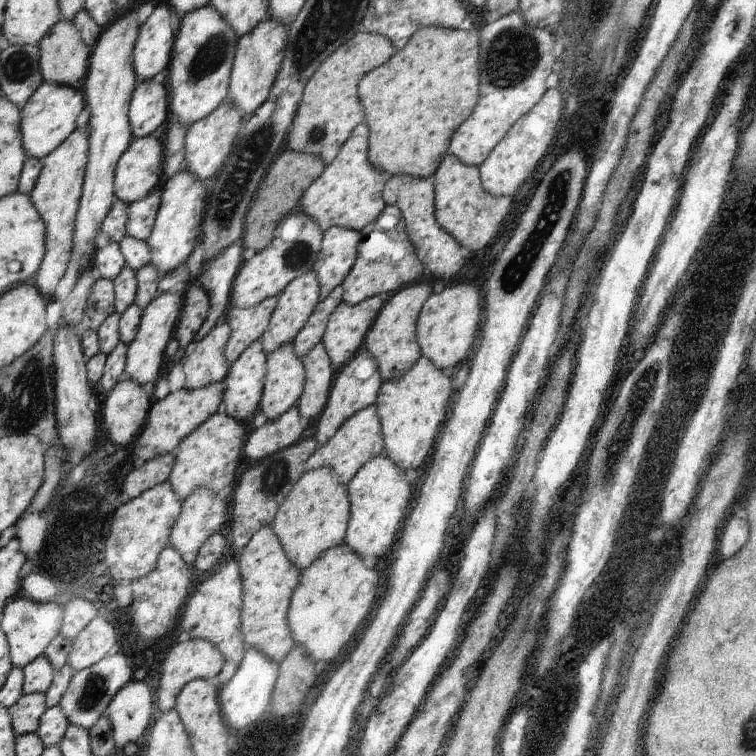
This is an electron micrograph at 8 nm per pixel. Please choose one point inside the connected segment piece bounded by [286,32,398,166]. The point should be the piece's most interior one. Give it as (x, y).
(331, 110)

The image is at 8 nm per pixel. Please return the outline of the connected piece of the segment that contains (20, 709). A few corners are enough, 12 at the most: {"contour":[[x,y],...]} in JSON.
{"contour":[[46,693],[24,694],[9,712],[14,731],[35,734]]}

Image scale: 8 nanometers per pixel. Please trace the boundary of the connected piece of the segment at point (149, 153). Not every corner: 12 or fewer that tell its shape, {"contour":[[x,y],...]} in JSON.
{"contour":[[137,137],[118,163],[115,195],[132,205],[163,173],[164,138]]}

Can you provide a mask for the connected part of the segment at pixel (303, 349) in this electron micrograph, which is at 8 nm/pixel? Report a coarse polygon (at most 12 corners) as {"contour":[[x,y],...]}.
{"contour":[[344,287],[317,304],[294,340],[299,357],[324,342],[328,322],[344,302]]}

